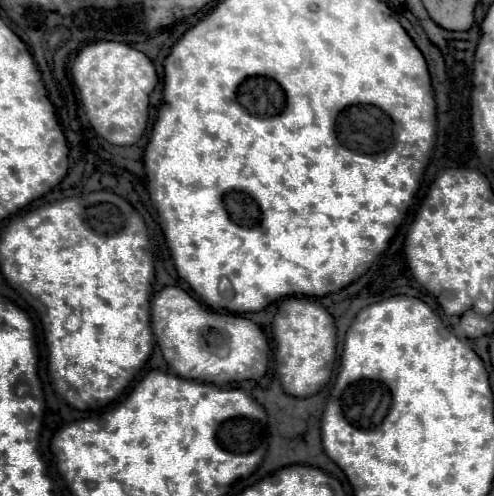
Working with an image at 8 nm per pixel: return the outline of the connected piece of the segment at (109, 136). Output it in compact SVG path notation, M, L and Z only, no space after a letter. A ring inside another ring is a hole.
M97 41L79 51L71 73L91 127L113 145L137 143L149 119L149 93L157 85L157 73L151 59L125 43Z

